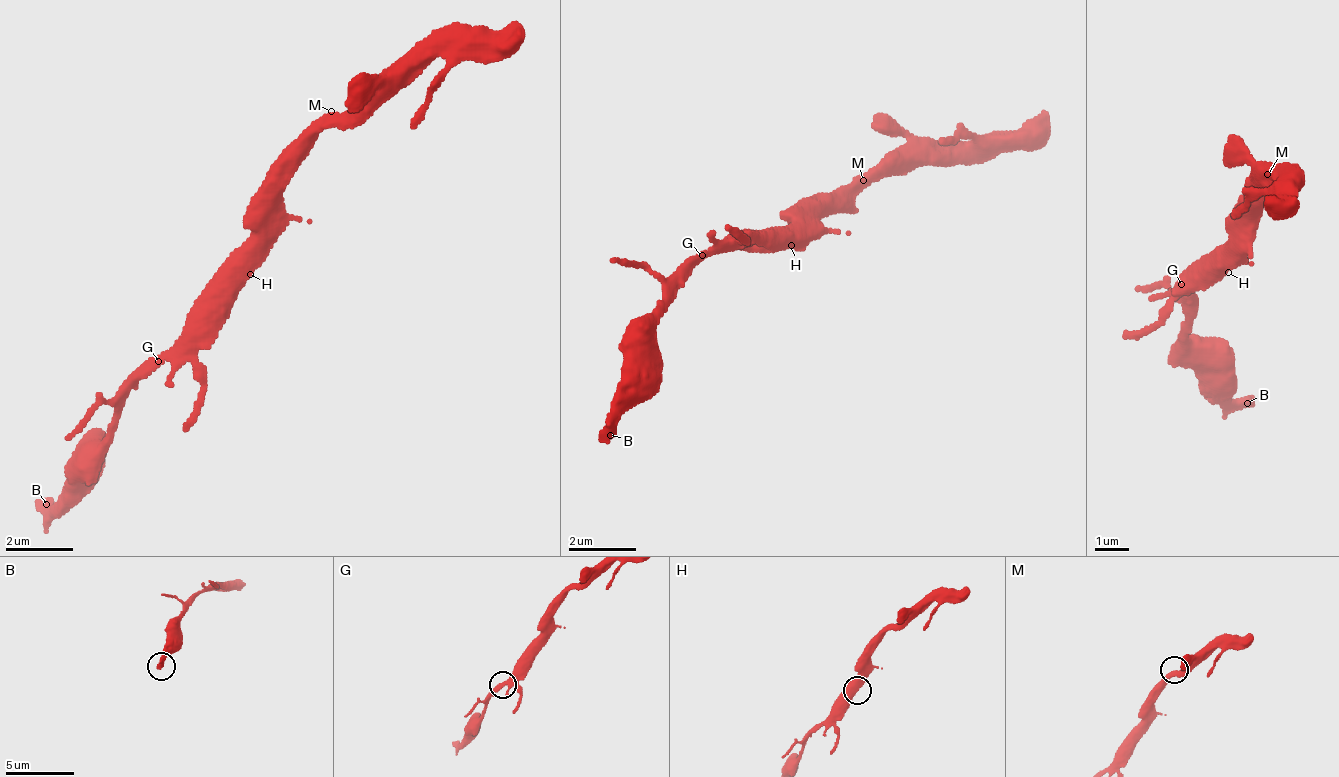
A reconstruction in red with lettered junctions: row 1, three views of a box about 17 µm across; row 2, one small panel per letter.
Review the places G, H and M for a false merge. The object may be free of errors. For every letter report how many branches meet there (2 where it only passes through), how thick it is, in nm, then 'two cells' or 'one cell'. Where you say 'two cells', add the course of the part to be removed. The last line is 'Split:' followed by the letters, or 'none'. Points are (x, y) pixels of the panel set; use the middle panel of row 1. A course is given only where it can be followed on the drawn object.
G: branches 4; calibre 260 nm; one cell
H: branches 2; calibre 550 nm; one cell
M: branches 2; calibre 360 nm; one cell
Split: none

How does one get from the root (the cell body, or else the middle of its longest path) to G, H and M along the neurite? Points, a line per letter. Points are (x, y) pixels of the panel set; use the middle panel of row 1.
G: (772, 225), (774, 239), (750, 253), (735, 249), (727, 254), (704, 254)
H: (772, 225), (773, 230), (782, 234), (791, 245)
M: (772, 225), (788, 223), (786, 209), (794, 211), (793, 202), (800, 197), (831, 192), (855, 178), (863, 180)

